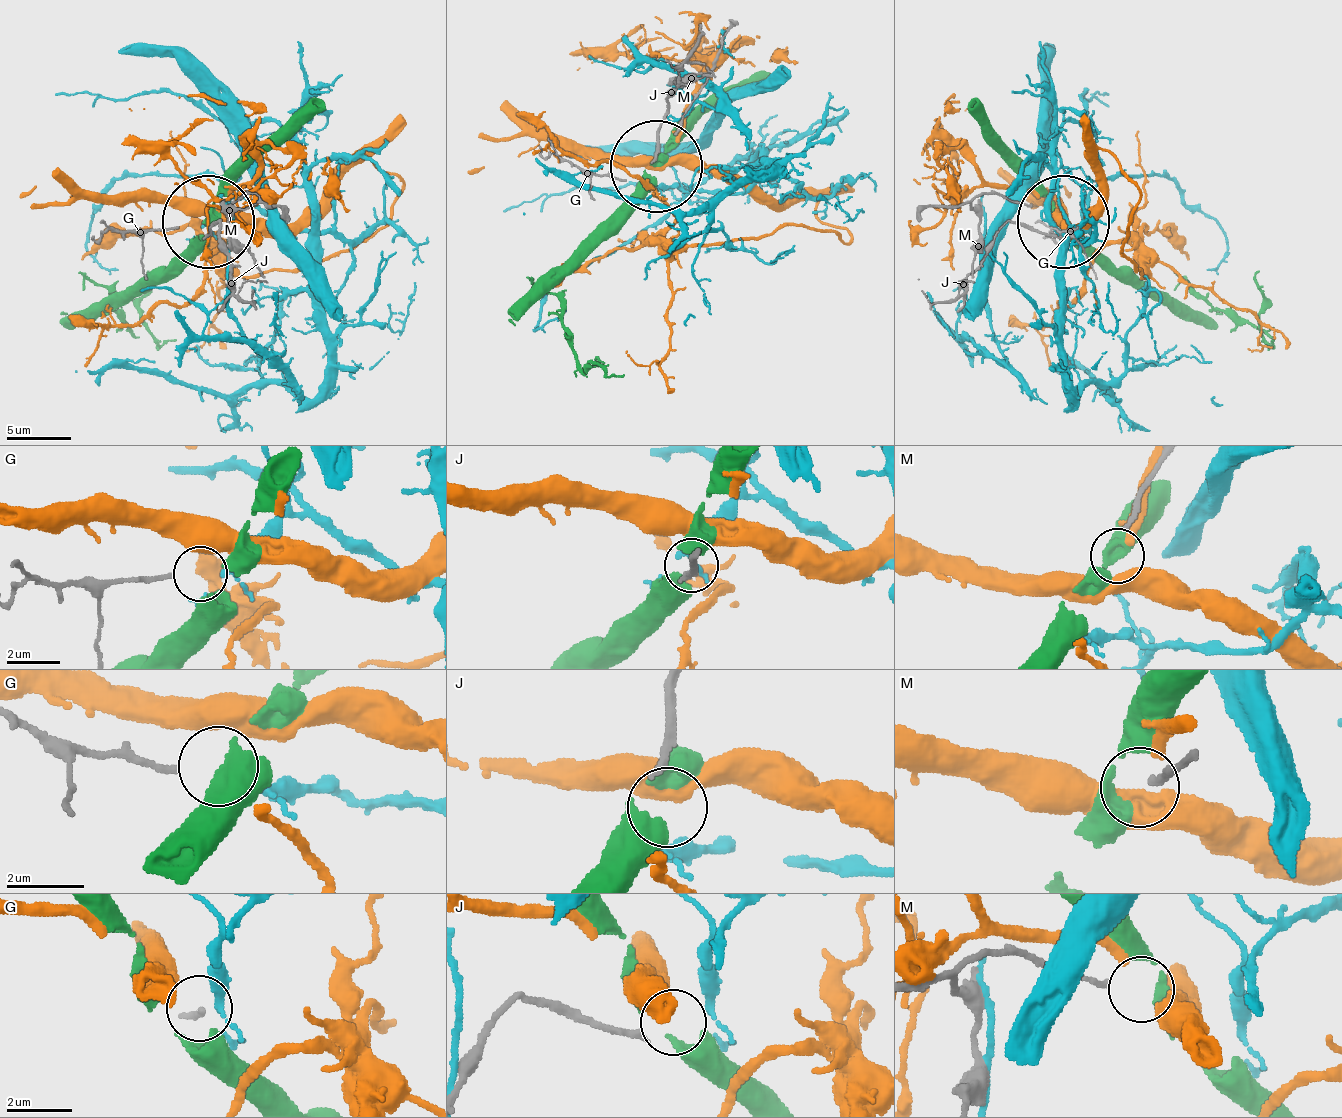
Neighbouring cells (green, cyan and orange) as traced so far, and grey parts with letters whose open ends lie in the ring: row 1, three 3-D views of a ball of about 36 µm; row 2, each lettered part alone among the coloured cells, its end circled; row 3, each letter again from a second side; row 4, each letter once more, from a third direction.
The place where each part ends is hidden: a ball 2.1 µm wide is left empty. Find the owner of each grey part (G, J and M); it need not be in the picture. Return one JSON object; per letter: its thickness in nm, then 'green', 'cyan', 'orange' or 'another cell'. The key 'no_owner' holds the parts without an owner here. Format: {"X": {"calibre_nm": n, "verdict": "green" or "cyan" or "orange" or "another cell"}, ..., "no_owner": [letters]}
{"G": {"calibre_nm": 170, "verdict": "cyan"}, "J": {"calibre_nm": 200, "verdict": "another cell"}, "M": {"calibre_nm": 150, "verdict": "another cell"}, "no_owner": ["J", "M"]}

